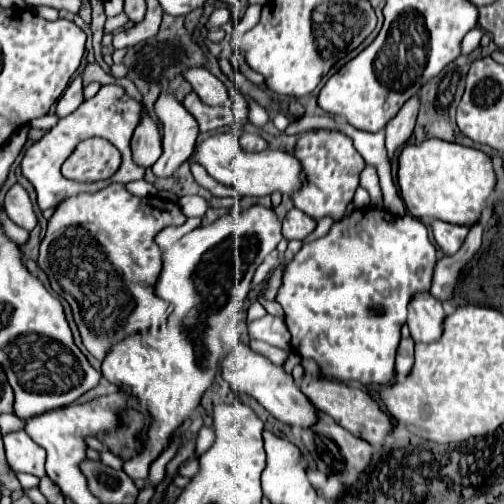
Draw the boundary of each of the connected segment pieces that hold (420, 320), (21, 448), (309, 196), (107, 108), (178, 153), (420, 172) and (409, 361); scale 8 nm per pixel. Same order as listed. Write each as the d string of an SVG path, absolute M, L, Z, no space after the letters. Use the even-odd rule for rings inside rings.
M418 294L416 300L408 306L408 328L414 342L432 344L444 332L444 318L446 312L432 294Z
M16 430L4 436L4 448L8 464L14 472L30 472L34 476L44 476L44 460L46 454L42 446L34 444L24 430Z
M318 130L314 134L304 134L298 140L294 156L302 162L308 178L304 190L292 196L294 206L304 214L308 214L312 220L322 220L326 216L336 222L342 220L358 188L358 174L366 164L364 158L352 146L352 140L342 132Z
M108 84L108 86L102 86L102 90L94 98L84 100L84 104L78 110L74 110L72 114L60 118L60 122L54 128L50 128L38 142L34 142L24 152L24 158L20 162L20 168L22 168L22 176L34 186L34 190L38 194L38 206L40 206L40 210L54 208L58 202L62 202L64 198L68 198L72 194L78 194L78 192L96 192L98 188L108 186L108 182L128 184L130 180L140 180L144 176L144 168L138 166L132 160L132 150L130 150L130 140L132 140L134 128L140 122L140 110L142 110L140 102L132 100L124 92L124 88ZM92 136L106 138L108 142L112 142L120 150L122 164L120 164L118 172L114 172L114 176L110 176L106 180L98 180L98 182L78 182L78 180L64 178L62 172L60 172L62 162L72 154L72 150L82 140L92 138Z
M164 94L156 102L156 114L162 124L162 156L152 164L152 172L154 176L170 178L176 174L178 166L190 158L198 126L184 106L170 94Z
M430 138L422 142L420 146L406 144L398 156L398 186L400 196L408 208L408 212L420 220L442 220L452 222L456 226L474 226L480 222L482 212L486 208L494 208L494 202L490 202L492 192L496 188L496 172L492 166L492 160L488 154L476 148L466 148L460 144L444 142L438 138Z
M406 338L400 342L400 348L396 352L396 378L406 378L408 372L414 368L414 346L415 343Z

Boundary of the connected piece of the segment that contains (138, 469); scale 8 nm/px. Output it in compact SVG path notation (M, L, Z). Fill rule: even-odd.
M134 458L134 462L126 462L126 466L124 466L124 470L126 470L126 474L130 476L130 478L148 478L148 460L136 460Z

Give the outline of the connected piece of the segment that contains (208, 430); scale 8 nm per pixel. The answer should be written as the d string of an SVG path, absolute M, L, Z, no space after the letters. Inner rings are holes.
M202 426L202 430L198 432L198 440L196 440L196 454L204 454L214 442L214 428L212 426Z

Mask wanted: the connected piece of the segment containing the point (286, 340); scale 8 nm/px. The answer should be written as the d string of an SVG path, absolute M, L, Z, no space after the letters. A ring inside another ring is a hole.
M264 316L260 320L254 320L248 324L248 334L252 340L262 340L268 344L276 344L280 348L290 346L290 332L282 318L276 316Z

